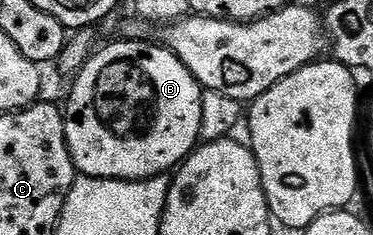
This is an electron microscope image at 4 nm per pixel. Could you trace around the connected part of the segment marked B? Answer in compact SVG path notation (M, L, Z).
M122 38L116 39L116 41L116 44L111 44L108 48L100 47L87 59L82 70L74 77L75 85L71 88L71 97L67 100L67 108L65 104L65 138L75 167L84 176L102 180L151 180L154 176L161 176L178 169L179 165L195 151L200 143L203 130L201 102L205 89L202 84L195 81L195 75L174 56L171 49L162 43L151 44L152 42L147 40L124 40Z

